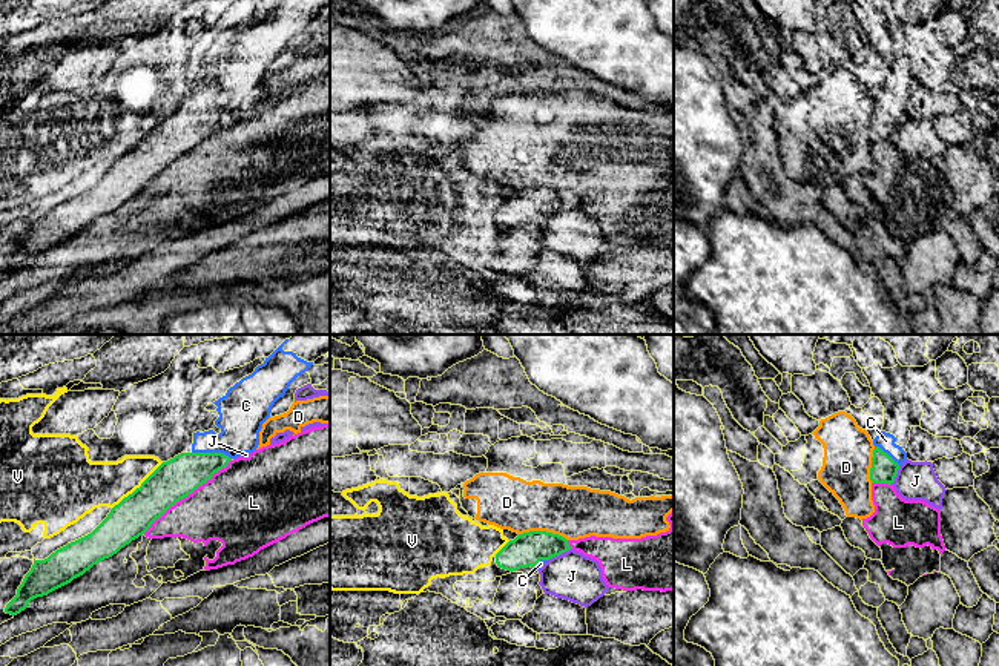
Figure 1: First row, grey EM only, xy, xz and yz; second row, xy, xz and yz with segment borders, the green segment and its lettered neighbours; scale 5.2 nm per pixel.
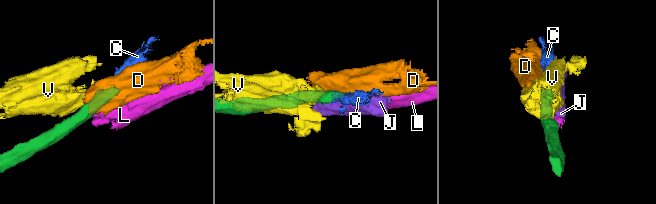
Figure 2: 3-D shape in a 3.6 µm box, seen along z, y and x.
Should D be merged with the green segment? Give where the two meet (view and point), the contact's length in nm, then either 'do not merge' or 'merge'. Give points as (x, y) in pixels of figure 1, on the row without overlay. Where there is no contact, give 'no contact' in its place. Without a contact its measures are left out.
contact xz (544, 187); length 260 nm; do not merge

